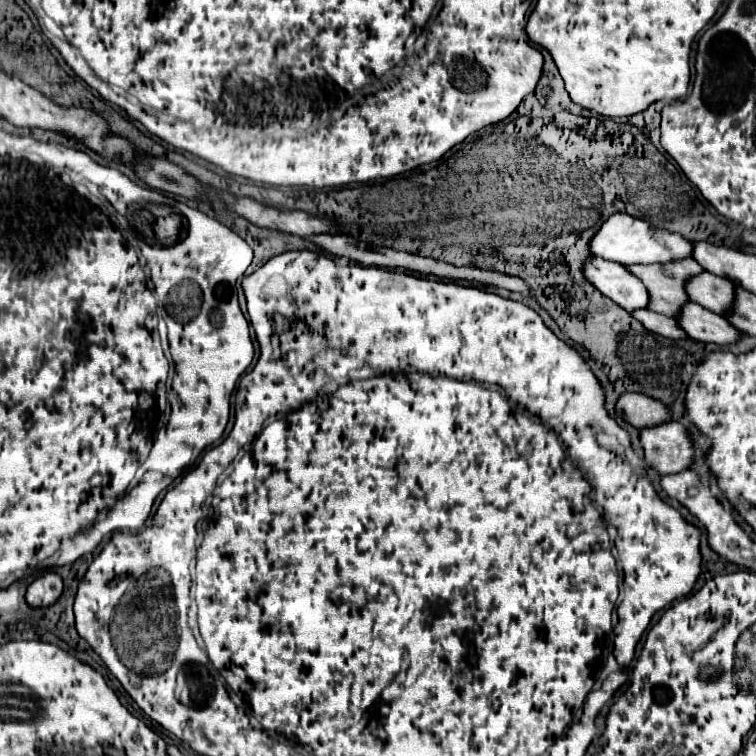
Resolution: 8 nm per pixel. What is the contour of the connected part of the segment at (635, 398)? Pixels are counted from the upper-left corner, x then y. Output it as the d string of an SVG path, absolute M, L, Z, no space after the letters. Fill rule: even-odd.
M641 393L619 395L615 409L627 423L631 423L637 429L651 427L651 425L657 425L663 421L671 421L671 415L667 413L667 407L661 401L641 395Z

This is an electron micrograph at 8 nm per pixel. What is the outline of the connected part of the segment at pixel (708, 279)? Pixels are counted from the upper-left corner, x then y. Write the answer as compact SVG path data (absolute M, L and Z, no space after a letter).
M699 273L687 279L687 297L713 313L725 315L735 299L735 291L729 279L717 277L713 273Z

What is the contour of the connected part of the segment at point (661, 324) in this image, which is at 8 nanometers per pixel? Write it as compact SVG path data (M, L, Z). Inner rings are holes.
M635 309L635 313L631 313L639 323L643 323L645 329L669 337L669 339L687 339L687 335L675 325L675 321L671 317L663 317L659 313L653 313L649 309Z

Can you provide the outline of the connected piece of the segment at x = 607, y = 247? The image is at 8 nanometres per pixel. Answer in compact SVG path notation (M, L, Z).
M613 213L607 221L603 221L599 231L589 241L589 251L593 255L599 255L603 259L609 259L621 265L669 263L675 259L691 257L691 249L693 249L691 243L683 235L661 229L661 227L651 227L647 221L627 213Z

